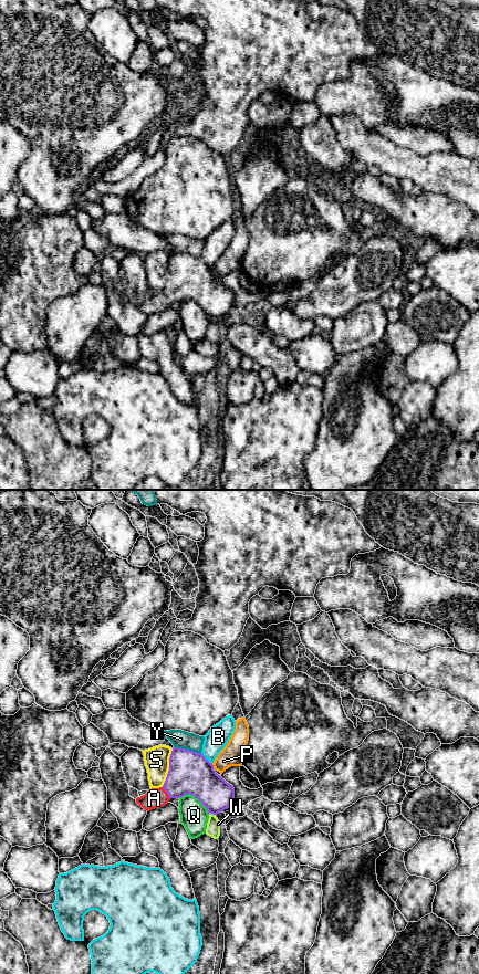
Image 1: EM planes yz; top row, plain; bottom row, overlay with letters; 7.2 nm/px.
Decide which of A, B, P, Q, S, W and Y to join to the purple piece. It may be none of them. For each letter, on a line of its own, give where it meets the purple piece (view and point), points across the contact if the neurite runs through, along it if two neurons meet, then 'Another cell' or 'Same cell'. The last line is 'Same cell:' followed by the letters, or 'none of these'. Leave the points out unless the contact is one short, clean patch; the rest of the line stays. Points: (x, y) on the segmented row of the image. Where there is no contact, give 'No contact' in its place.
A: Touches purple at yz (167, 793). Path across: yz (190, 773), (167, 793), (154, 798). Same cell
B: Touches purple at yz (205, 757). Boundary: yz (201, 752), (211, 763). Another cell
P: Touches purple at yz (212, 765). Boundary: yz (211, 763), (214, 766). Another cell
Q: Touches purple at yz (195, 796). Another cell
S: Touches purple at yz (169, 767). Boundary: yz (173, 749), (169, 755), (169, 770), (162, 786). Another cell
W: Touches purple at yz (214, 814). Boundary: yz (211, 813), (215, 815). Another cell
Y: Touches purple at yz (187, 750). Another cell
Same cell: A

